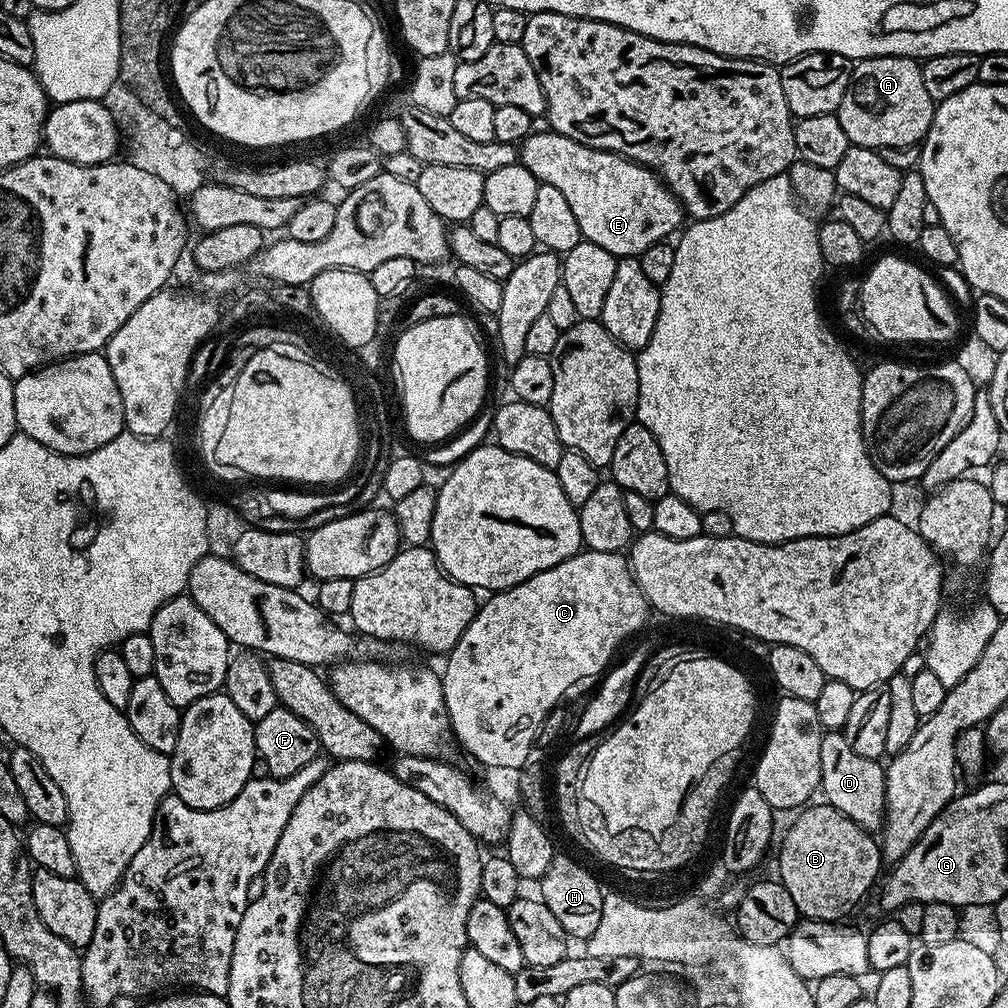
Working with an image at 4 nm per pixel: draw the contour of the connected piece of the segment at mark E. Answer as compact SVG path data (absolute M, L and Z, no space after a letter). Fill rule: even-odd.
M551 130L543 131L533 131L532 135L527 136L519 145L519 163L524 164L526 170L530 170L530 174L534 174L534 178L541 184L554 186L554 190L559 190L565 196L566 203L574 213L574 219L578 221L578 230L583 239L594 242L594 246L602 246L602 250L610 250L610 254L617 258L638 258L648 247L660 241L667 241L671 232L675 233L685 223L686 213L679 200L655 172L626 159L625 156L591 148L574 138L566 138Z

